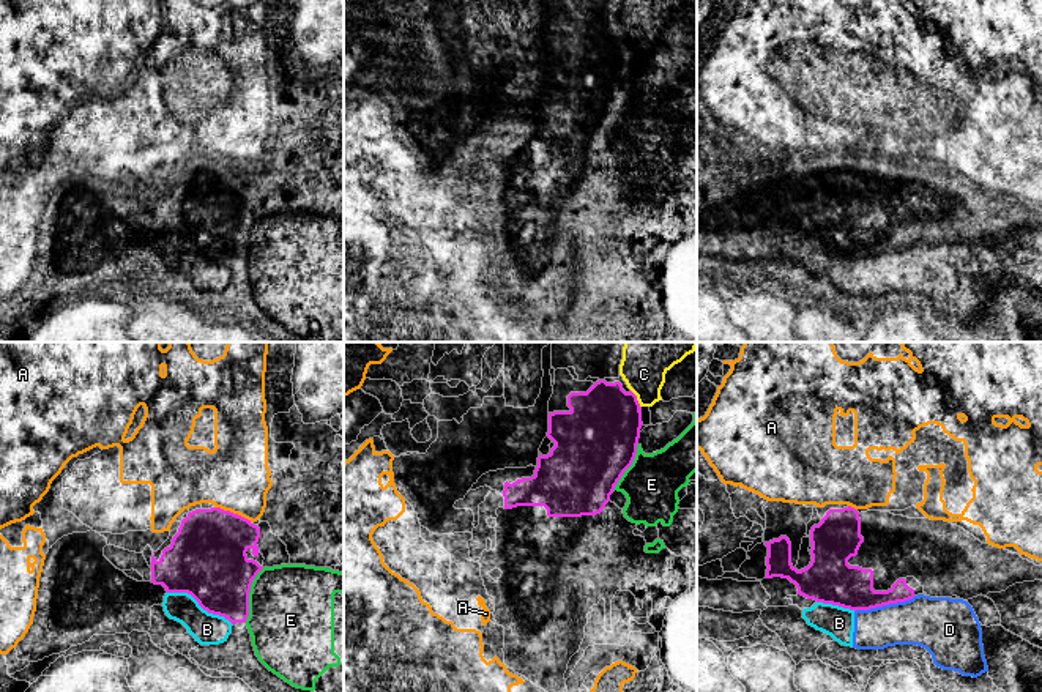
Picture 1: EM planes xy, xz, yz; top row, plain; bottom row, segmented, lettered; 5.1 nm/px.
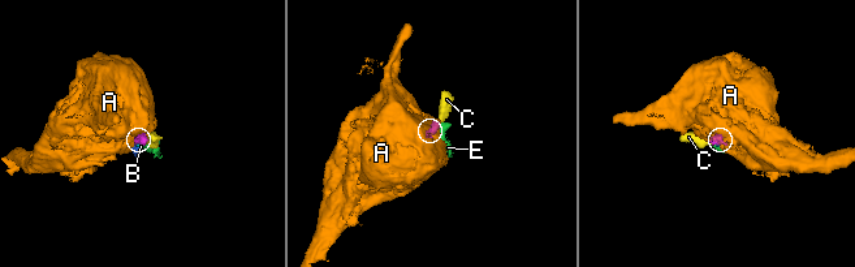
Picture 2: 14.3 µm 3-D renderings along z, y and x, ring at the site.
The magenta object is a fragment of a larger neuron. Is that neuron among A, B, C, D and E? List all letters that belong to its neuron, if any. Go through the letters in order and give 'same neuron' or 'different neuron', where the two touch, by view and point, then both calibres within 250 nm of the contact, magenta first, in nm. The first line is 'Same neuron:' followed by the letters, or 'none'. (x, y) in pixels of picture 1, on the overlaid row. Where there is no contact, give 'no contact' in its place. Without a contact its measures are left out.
Same neuron: none
A: different neuron; contact xy (232, 513); calibres 380 and 360 nm
B: different neuron; contact xy (200, 606); calibres 400 and 160 nm
C: different neuron; contact xz (636, 399); calibres 380 and 260 nm
D: different neuron; contact yz (885, 604); calibres 220 and 260 nm
E: different neuron; contact xy (248, 595); calibres 380 and 440 nm

